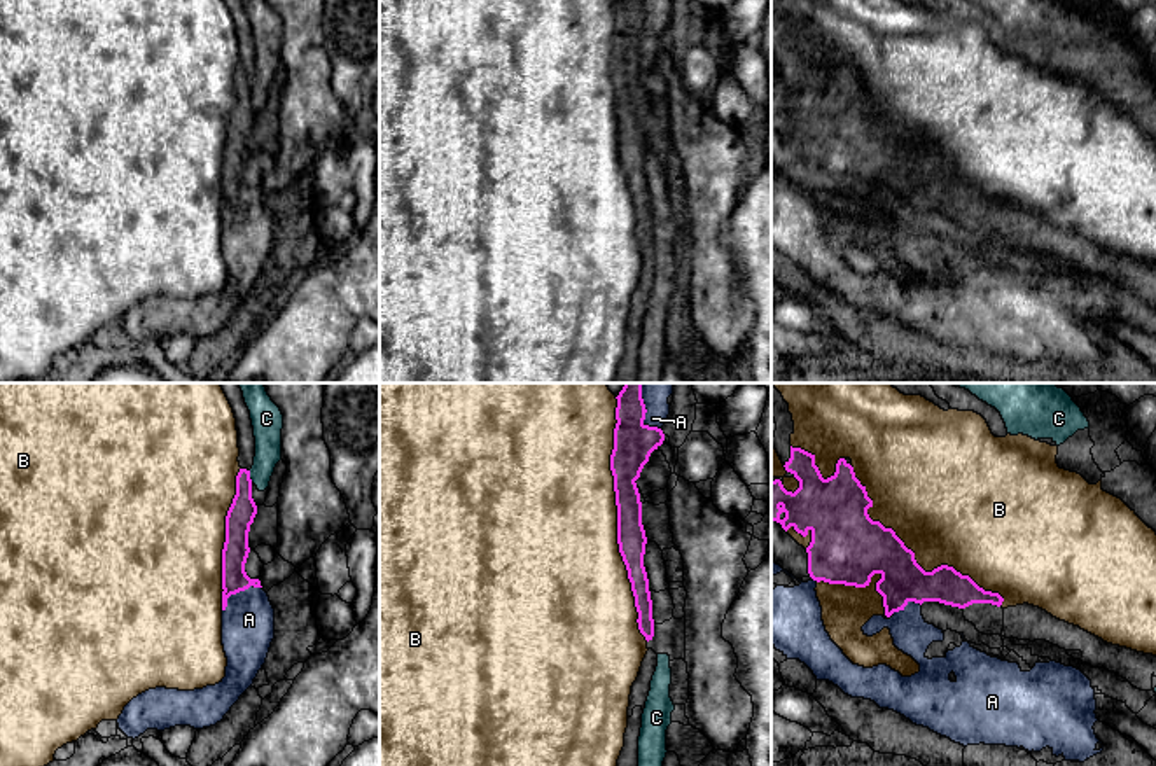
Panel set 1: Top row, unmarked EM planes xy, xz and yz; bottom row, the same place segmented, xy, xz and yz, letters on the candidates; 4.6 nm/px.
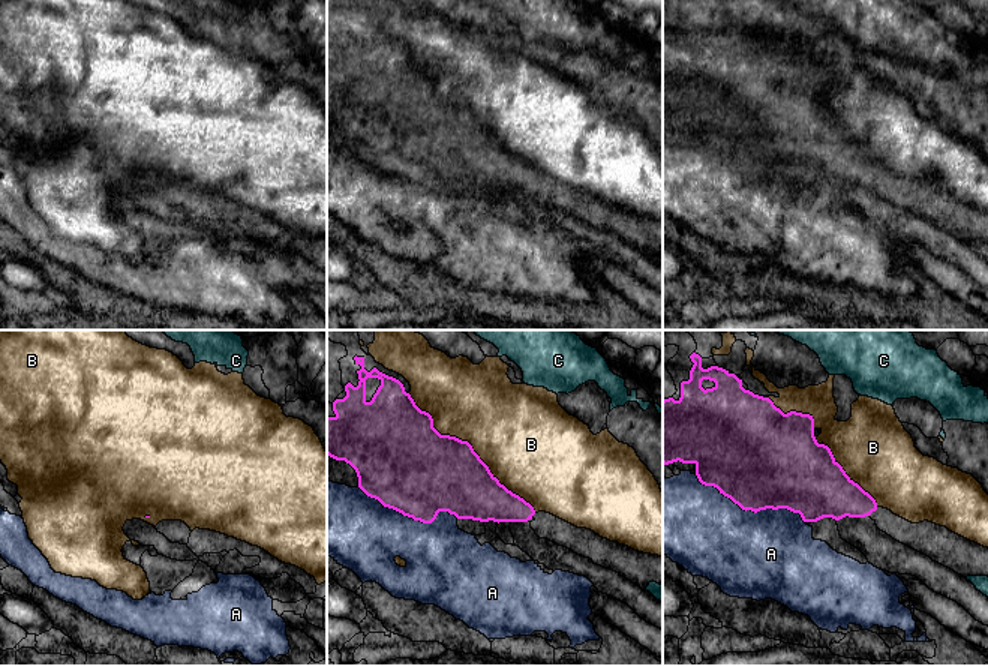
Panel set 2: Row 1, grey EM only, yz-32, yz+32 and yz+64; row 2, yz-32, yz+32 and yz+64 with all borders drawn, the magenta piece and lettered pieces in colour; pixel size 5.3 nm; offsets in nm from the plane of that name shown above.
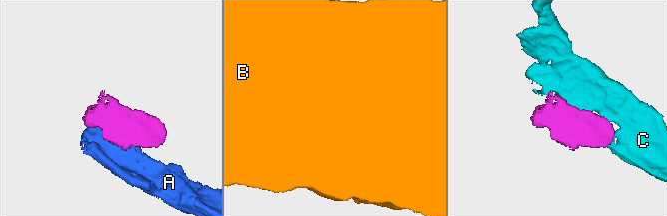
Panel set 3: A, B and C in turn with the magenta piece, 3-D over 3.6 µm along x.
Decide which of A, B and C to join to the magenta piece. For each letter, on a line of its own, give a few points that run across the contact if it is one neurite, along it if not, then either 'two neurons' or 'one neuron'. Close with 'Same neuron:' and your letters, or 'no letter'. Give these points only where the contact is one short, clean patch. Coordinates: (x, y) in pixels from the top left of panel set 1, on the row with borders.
A: two neurons
B: two neurons
C: two neurons
Same neuron: no letter

